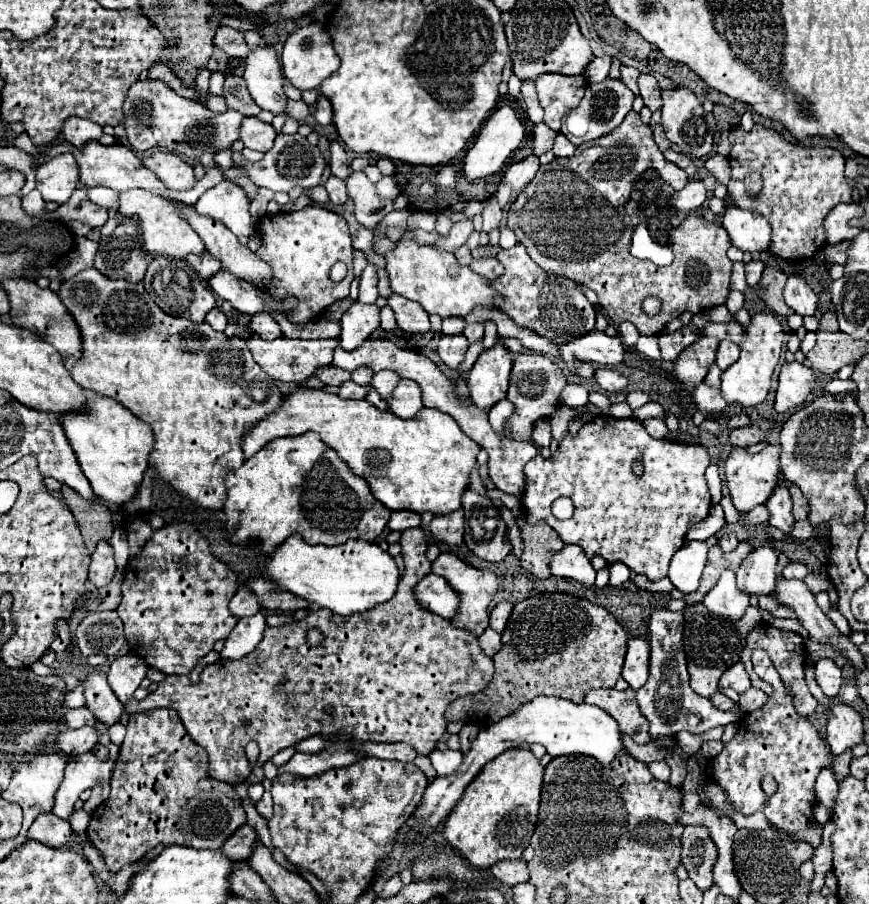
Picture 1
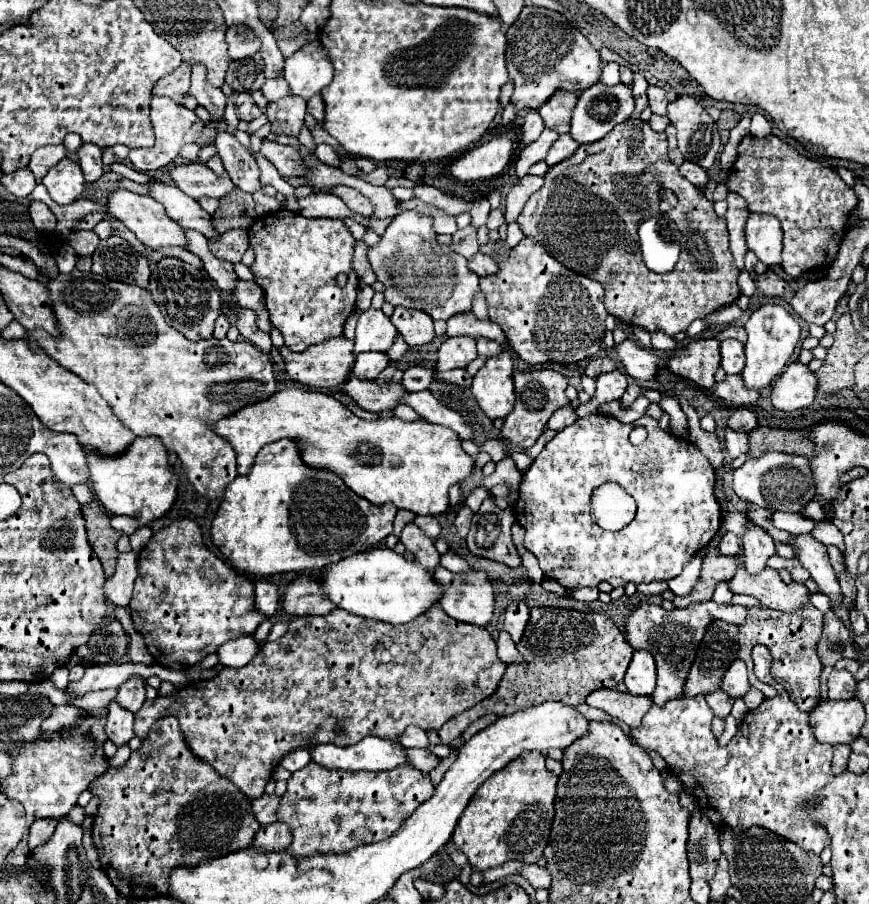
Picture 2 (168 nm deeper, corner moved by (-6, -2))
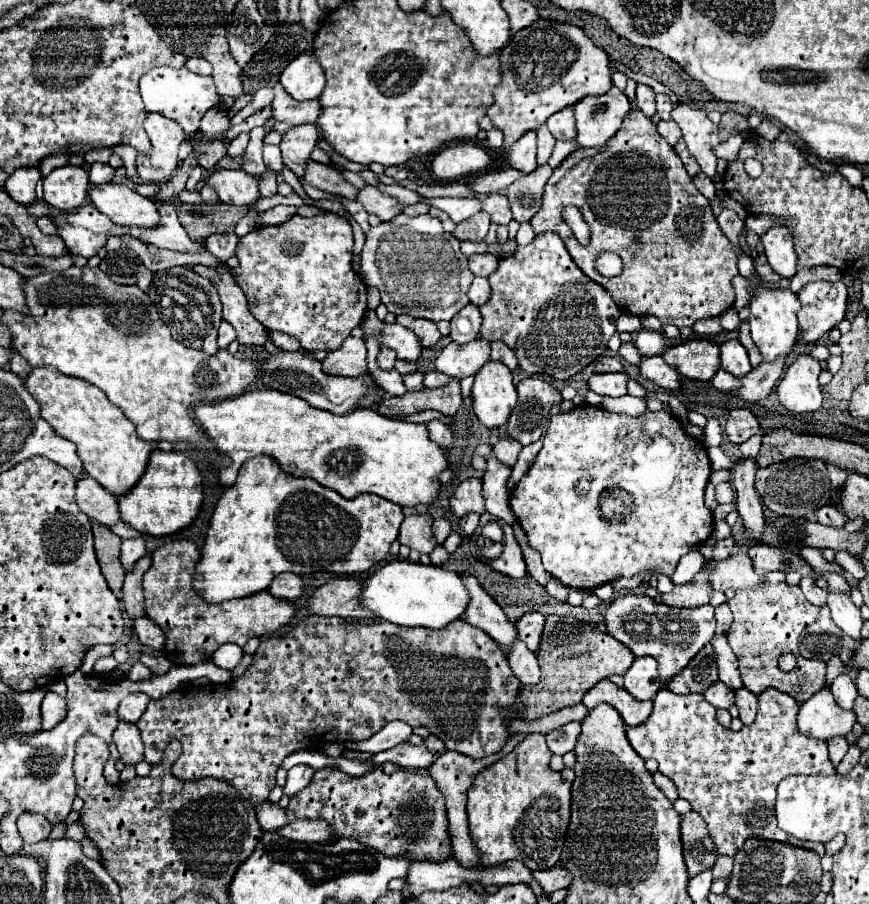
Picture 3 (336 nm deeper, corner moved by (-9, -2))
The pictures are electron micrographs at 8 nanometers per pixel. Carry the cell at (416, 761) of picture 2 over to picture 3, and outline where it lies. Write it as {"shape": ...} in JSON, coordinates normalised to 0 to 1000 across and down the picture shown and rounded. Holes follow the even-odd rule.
{"shape":[[[595,811],[590,812],[583,819],[581,825],[577,832],[560,836],[554,840],[540,838],[540,836],[533,836],[528,832],[510,832],[505,836],[505,841],[494,850],[496,858],[501,858],[501,865],[505,869],[505,874],[512,878],[512,885],[514,885],[514,900],[517,900],[517,923],[519,923],[519,931],[521,931],[521,947],[528,951],[528,956],[533,956],[533,960],[556,960],[554,951],[551,951],[551,940],[547,938],[542,925],[540,925],[540,912],[537,912],[537,874],[540,869],[544,867],[544,861],[560,847],[572,843],[572,841],[579,838],[590,831],[593,825],[601,821],[606,812]]]}

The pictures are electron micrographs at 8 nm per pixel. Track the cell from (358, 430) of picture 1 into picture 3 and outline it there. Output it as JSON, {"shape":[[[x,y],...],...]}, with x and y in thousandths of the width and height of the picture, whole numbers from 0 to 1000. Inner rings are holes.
{"shape":[[[287,431],[254,445],[229,445],[224,447],[222,456],[231,473],[236,473],[236,480],[250,493],[250,502],[266,507],[266,513],[254,515],[250,522],[252,535],[259,540],[270,533],[275,518],[284,509],[293,504],[310,504],[333,527],[360,529],[369,538],[381,540],[397,551],[409,551],[418,544],[425,544],[461,560],[478,560],[496,558],[503,551],[507,538],[505,524],[517,518],[514,500],[494,487],[489,469],[443,462],[418,451],[413,451],[413,456],[404,456],[404,460],[381,460],[381,456],[358,451],[351,442],[335,436],[326,436],[319,431]]]}

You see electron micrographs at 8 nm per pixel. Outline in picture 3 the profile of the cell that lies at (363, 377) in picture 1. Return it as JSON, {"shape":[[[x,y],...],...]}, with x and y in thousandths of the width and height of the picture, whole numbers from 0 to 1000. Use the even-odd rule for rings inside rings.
{"shape":[[[441,383],[441,385],[436,387],[436,392],[434,392],[434,403],[436,403],[436,407],[441,407],[441,409],[450,409],[452,403],[455,403],[455,398],[457,398],[455,389],[452,389],[450,385],[445,385],[445,383]]]}

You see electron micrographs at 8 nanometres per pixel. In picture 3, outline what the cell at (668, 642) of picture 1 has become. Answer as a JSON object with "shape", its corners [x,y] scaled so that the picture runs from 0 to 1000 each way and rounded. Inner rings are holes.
{"shape":[[[719,657],[703,664],[699,675],[694,677],[694,690],[696,699],[708,708],[717,710],[733,728],[735,726],[754,728],[763,754],[781,746],[823,701],[820,670],[814,668],[804,673],[772,673],[740,657]]]}

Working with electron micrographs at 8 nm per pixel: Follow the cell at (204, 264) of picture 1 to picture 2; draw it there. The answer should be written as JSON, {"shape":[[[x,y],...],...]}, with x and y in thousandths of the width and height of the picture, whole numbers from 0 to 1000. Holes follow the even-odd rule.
{"shape":[[[262,254],[251,268],[239,268],[239,272],[249,285],[274,292],[285,274],[285,259],[283,254]]]}

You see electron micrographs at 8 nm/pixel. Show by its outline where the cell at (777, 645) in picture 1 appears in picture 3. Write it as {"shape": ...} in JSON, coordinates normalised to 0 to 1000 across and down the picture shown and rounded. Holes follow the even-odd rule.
{"shape":[[[887,633],[878,637],[878,646],[871,653],[848,653],[839,673],[843,677],[843,690],[837,699],[837,708],[850,730],[855,759],[876,768],[883,761],[894,761],[910,768],[917,777],[926,777],[933,768],[949,759],[949,732],[926,729],[917,719],[917,706],[926,692],[936,690],[942,681],[942,673],[929,666],[919,648],[908,648],[901,633]],[[901,719],[910,719],[917,726],[917,737],[910,743],[894,739],[894,728]]]}

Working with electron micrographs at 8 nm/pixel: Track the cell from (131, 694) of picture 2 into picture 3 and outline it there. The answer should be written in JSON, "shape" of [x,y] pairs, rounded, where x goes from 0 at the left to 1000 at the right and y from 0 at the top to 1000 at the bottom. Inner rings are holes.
{"shape":[[[155,765],[155,768],[148,768],[144,770],[139,777],[137,777],[137,783],[135,783],[135,792],[137,796],[142,799],[158,799],[162,794],[162,790],[167,788],[171,779],[171,770],[169,768],[162,768],[162,765]]]}

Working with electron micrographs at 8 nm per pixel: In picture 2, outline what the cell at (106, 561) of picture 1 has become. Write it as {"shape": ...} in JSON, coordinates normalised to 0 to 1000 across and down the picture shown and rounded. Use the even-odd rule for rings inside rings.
{"shape":[[[136,613],[133,617],[133,631],[127,639],[120,644],[120,657],[129,668],[136,670],[147,670],[150,659],[152,659],[152,646],[159,637],[157,628],[157,613]]]}

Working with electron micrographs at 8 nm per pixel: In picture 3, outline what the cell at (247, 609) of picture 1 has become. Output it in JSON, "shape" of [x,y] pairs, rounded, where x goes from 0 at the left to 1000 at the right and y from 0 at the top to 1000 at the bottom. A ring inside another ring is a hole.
{"shape":[[[321,635],[310,648],[310,655],[323,664],[339,664],[349,657],[349,639],[342,635]]]}

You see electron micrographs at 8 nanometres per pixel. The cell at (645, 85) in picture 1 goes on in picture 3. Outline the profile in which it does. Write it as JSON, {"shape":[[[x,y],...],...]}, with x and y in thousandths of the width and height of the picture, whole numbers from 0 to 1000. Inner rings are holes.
{"shape":[[[758,104],[756,106],[756,128],[761,131],[761,133],[770,133],[772,128],[772,119],[774,119],[774,115],[772,115],[772,111],[770,111],[770,106],[765,106],[765,104]]]}

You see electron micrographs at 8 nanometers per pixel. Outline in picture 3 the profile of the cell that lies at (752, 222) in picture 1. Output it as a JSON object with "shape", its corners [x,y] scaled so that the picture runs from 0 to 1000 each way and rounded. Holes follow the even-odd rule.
{"shape":[[[892,250],[876,261],[885,294],[901,308],[913,308],[917,301],[917,283],[913,272],[913,261],[906,252]]]}

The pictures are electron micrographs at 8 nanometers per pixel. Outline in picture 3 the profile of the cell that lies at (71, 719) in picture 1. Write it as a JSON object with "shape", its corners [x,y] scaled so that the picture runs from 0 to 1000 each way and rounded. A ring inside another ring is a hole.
{"shape":[[[54,765],[47,779],[47,794],[49,794],[49,808],[59,808],[63,805],[72,794],[77,792],[77,777],[63,768],[63,765]]]}

